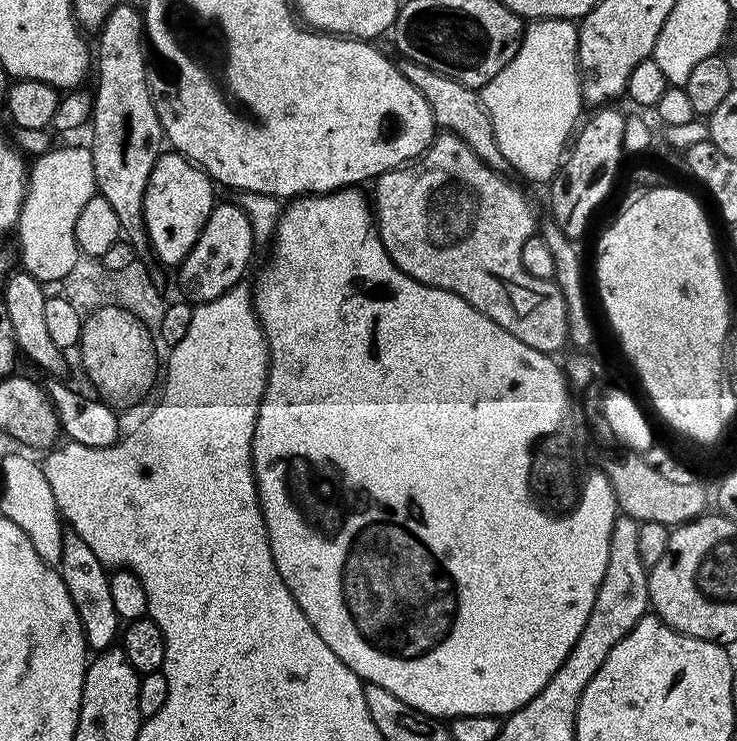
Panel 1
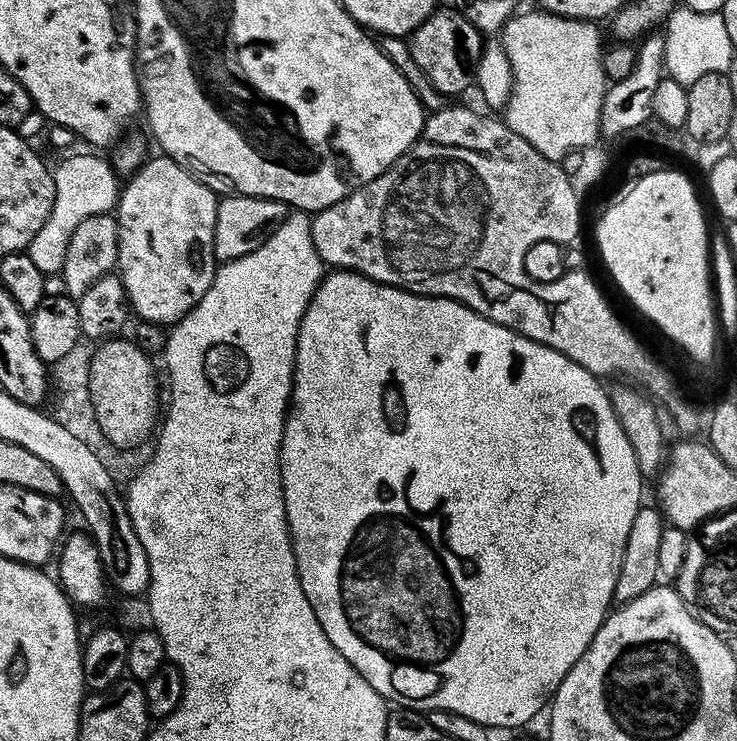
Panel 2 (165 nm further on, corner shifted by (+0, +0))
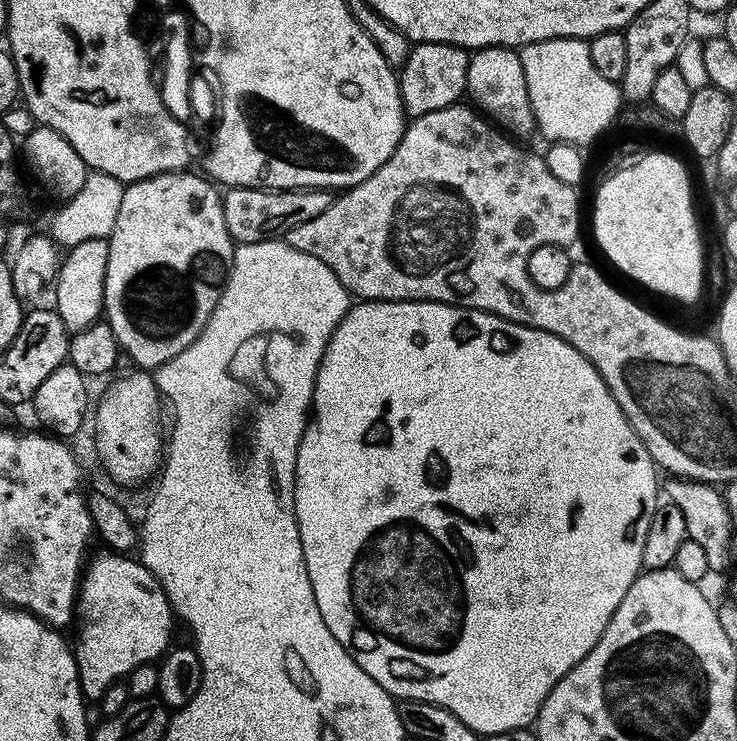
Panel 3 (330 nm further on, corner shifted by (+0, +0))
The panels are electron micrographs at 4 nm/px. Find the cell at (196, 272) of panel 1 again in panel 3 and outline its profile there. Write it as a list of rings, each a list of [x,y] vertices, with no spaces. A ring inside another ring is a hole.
[[[230,188],[223,193],[226,230],[237,245],[257,244],[263,240],[287,237],[294,226],[318,218],[330,210],[333,193],[326,188],[292,188],[289,192],[274,192],[267,188]]]

